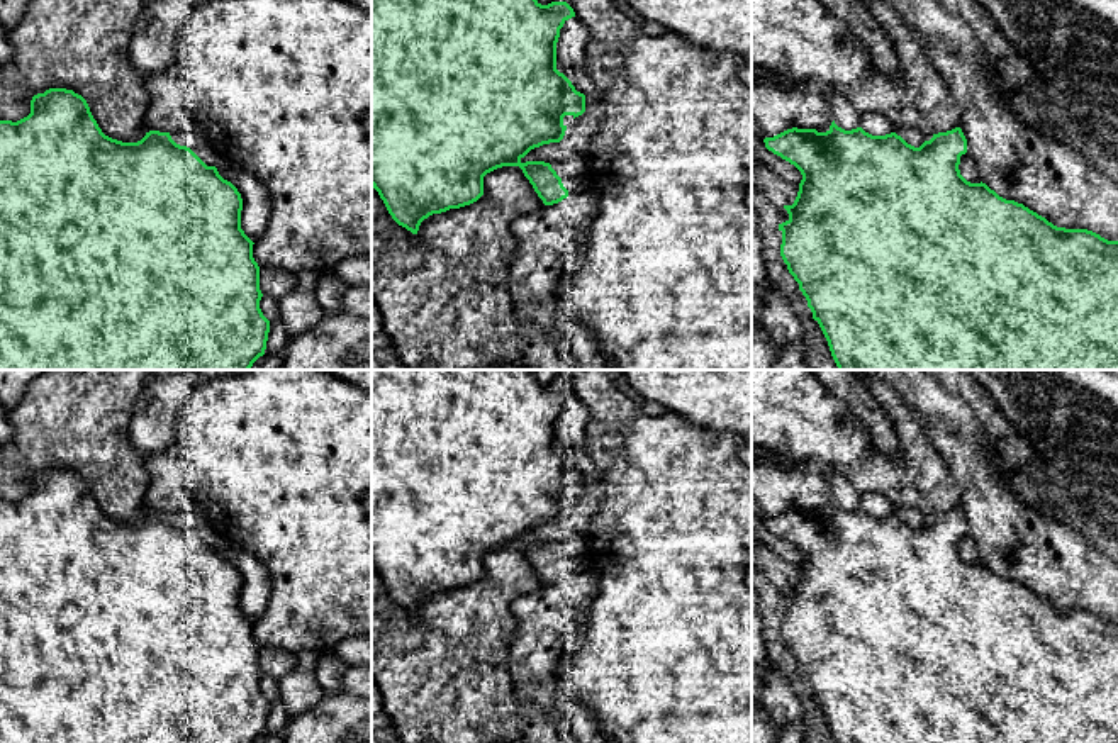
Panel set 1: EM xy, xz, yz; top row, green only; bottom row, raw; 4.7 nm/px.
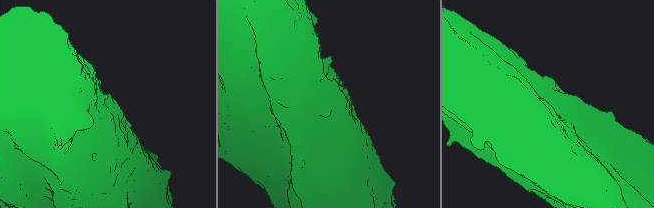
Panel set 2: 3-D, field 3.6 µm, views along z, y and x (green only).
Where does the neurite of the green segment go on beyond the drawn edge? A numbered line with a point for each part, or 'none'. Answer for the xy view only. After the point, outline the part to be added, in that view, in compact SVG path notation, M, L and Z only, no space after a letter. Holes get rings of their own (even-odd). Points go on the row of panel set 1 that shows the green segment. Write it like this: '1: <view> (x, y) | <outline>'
1: xy (194, 139) | M170 132L170 136L176 144L190 148L207 166L215 166L219 161L214 144L202 132Z

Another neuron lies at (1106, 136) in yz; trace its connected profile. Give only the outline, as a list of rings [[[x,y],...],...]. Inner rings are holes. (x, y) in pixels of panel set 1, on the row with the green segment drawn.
[[[1081,119],[1084,127],[1093,127],[1096,132],[1094,141],[1099,142],[1104,151],[1118,159],[1118,131],[1113,127],[1101,126],[1091,119]]]

